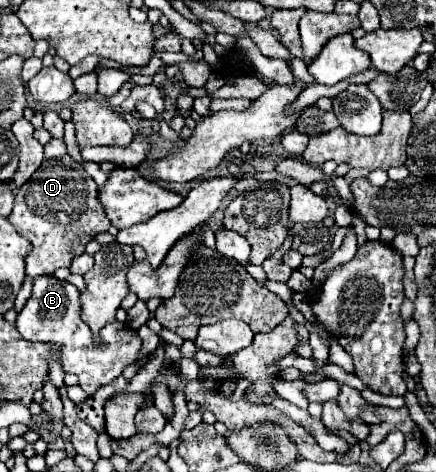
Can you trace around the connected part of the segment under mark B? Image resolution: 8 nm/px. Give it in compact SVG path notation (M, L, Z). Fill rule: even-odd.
M36 276L32 278L32 296L28 298L24 310L18 314L16 328L22 338L30 342L58 342L62 344L62 368L78 376L78 384L88 394L94 394L98 388L110 384L122 374L122 370L138 358L142 340L136 330L128 328L124 322L112 322L98 332L94 338L88 324L80 318L80 294L74 284L58 280L54 276Z

